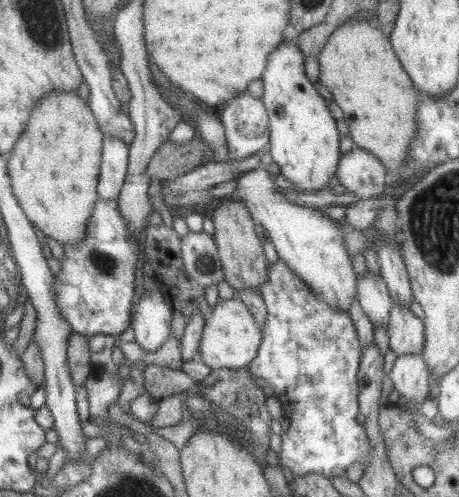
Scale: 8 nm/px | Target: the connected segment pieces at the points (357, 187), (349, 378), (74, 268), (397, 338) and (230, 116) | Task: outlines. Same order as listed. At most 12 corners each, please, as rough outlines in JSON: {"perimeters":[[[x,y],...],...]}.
{"perimeters":[[[354,145],[340,152],[335,177],[351,199],[387,186],[385,167]],[[277,259],[249,372],[289,420],[286,474],[369,460],[359,339]],[[97,197],[62,246],[57,311],[73,332],[130,327],[141,243]],[[392,302],[386,333],[395,358],[420,353],[424,326]],[[247,91],[217,110],[227,160],[268,147],[263,101]]]}

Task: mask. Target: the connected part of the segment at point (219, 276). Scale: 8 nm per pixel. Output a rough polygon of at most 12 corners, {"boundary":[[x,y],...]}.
{"boundary":[[205,231],[180,239],[184,272],[201,287],[224,280]]}

